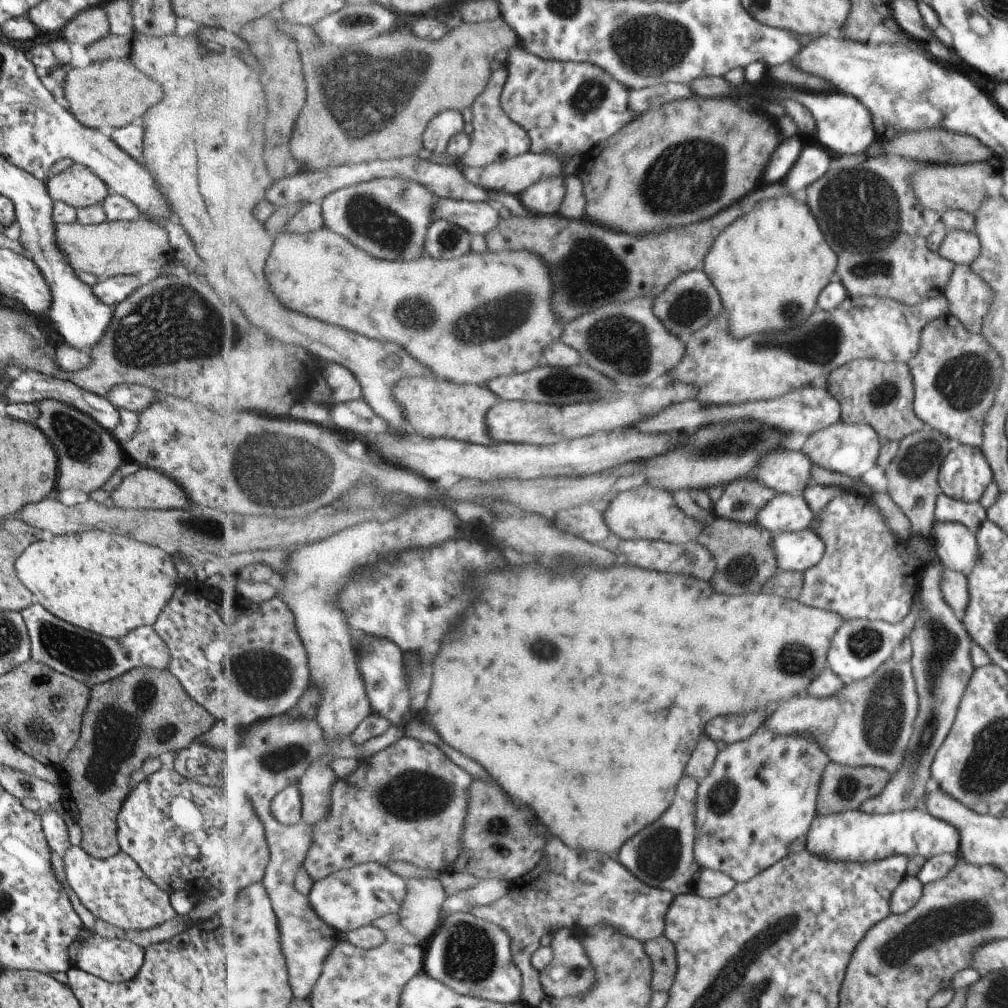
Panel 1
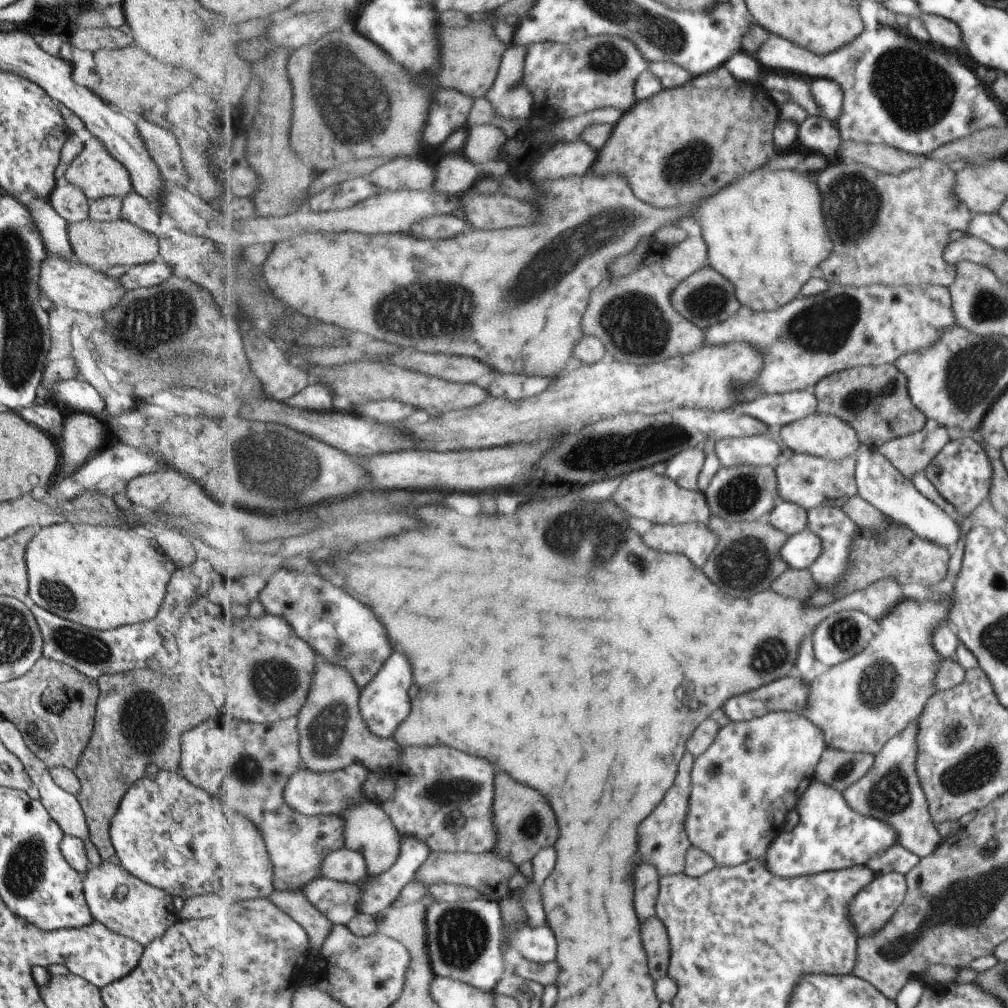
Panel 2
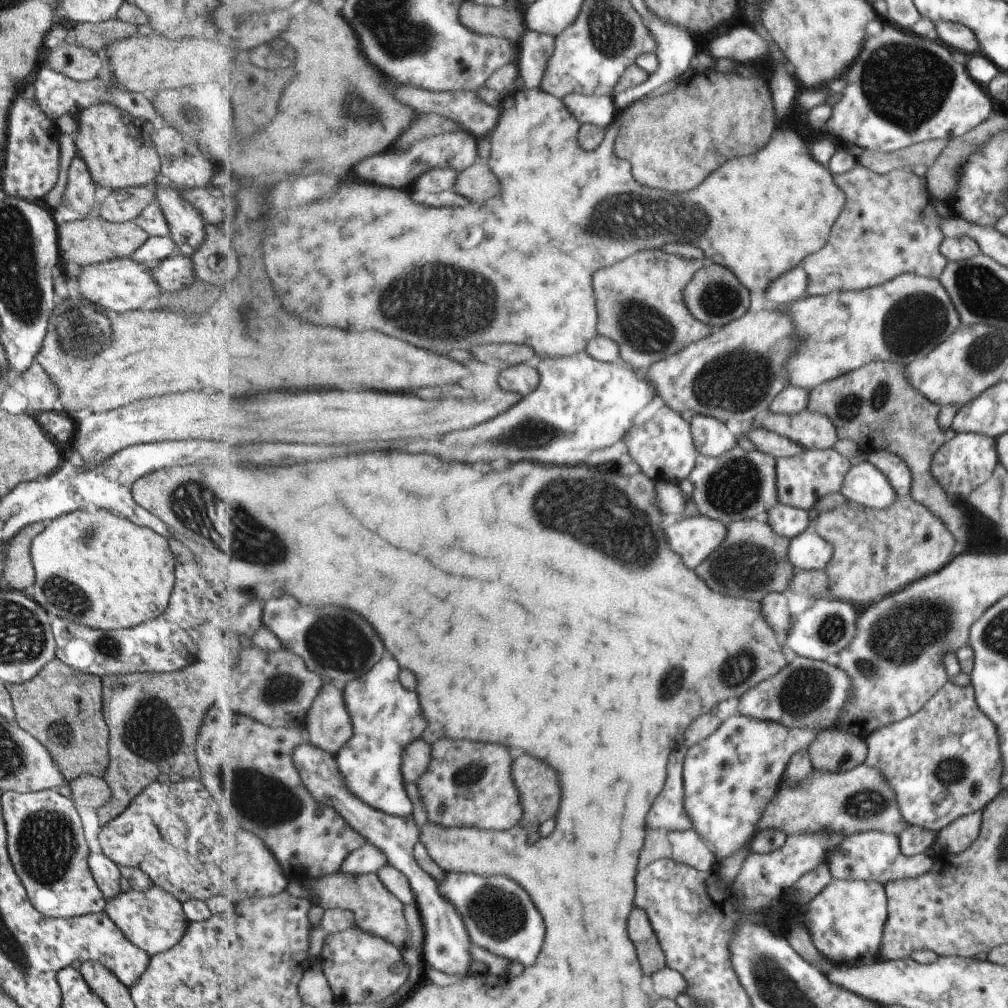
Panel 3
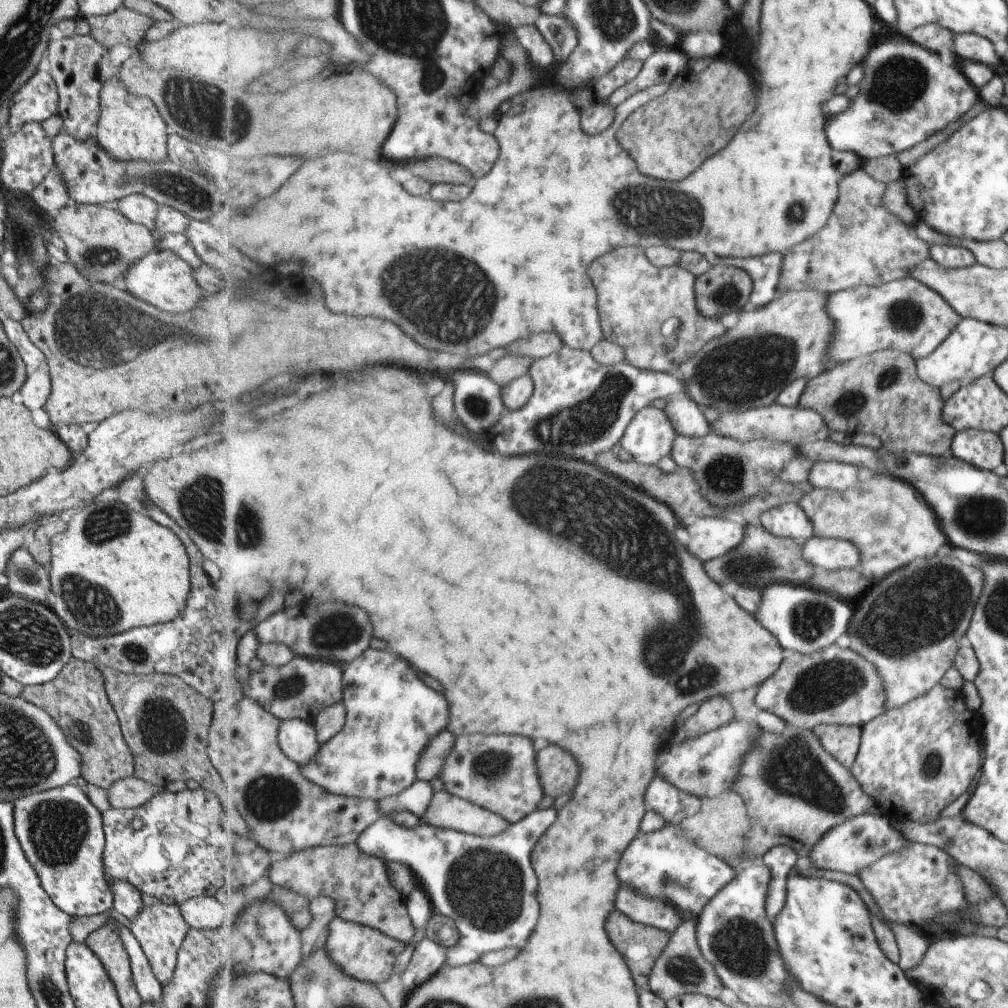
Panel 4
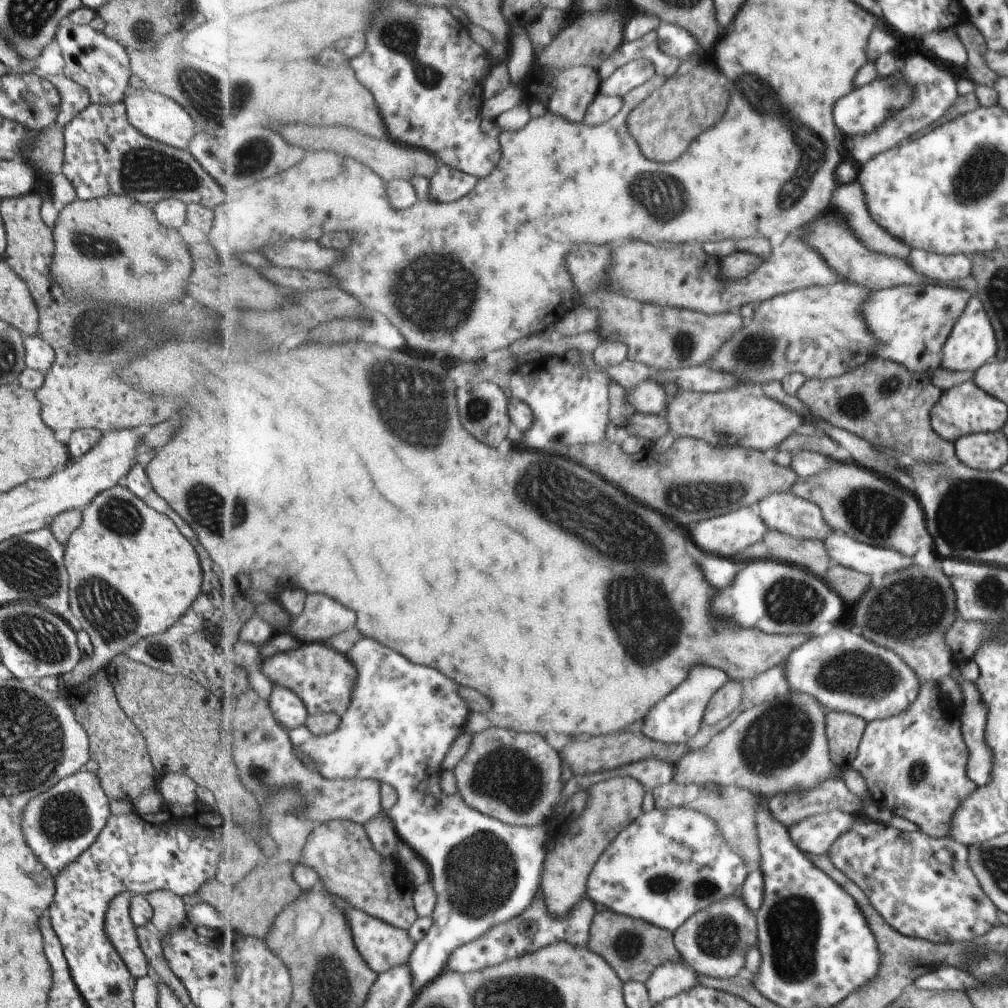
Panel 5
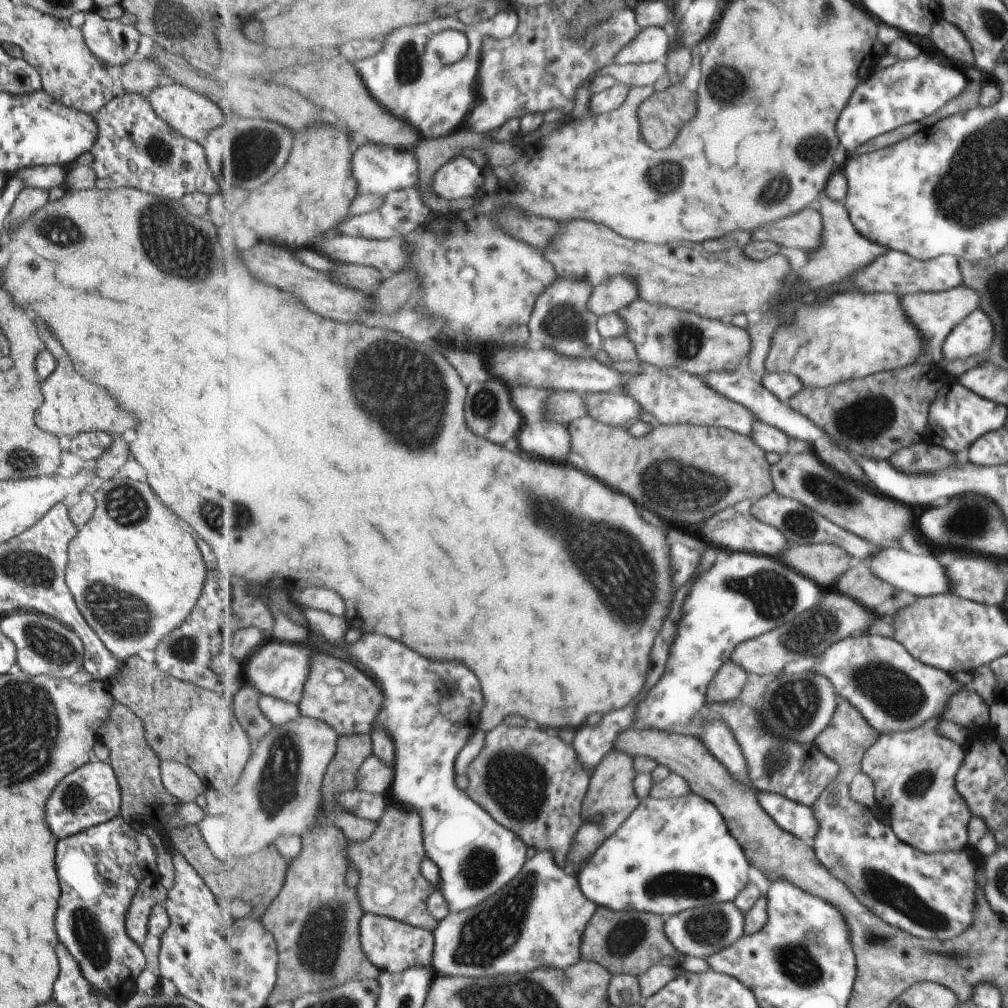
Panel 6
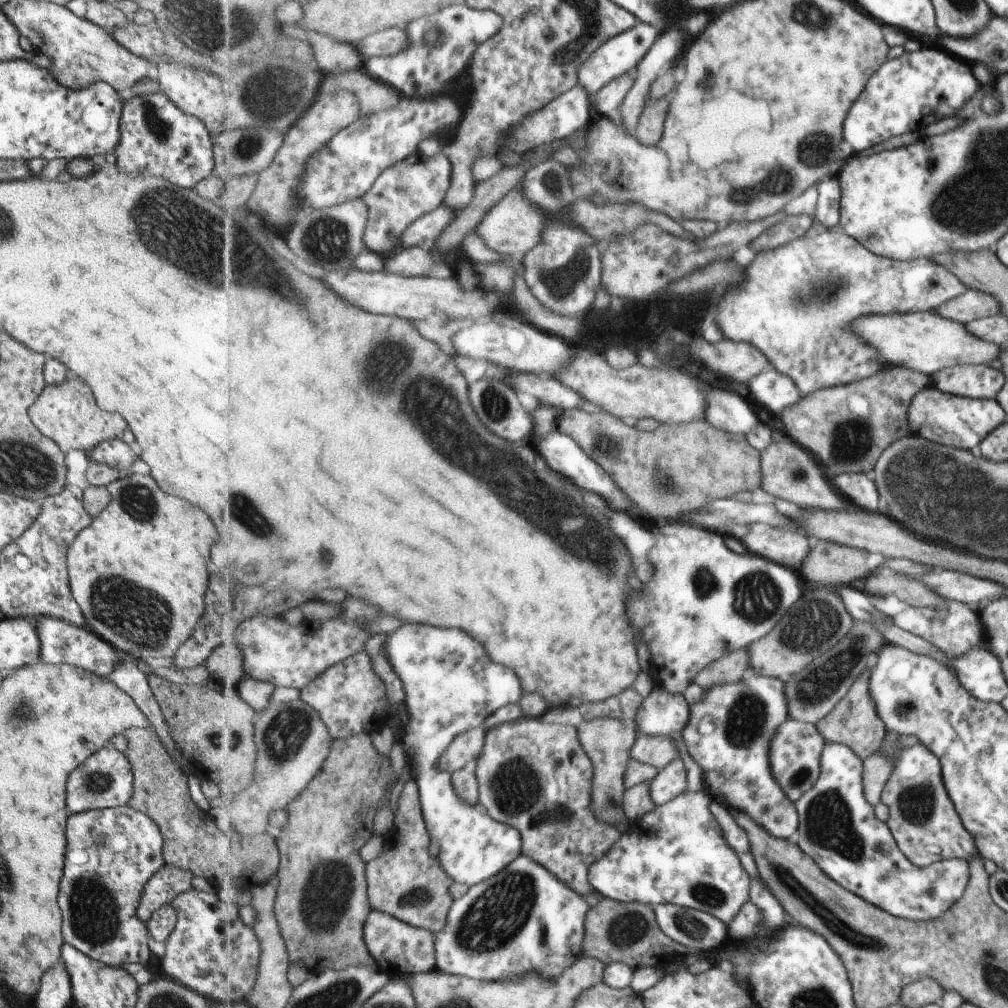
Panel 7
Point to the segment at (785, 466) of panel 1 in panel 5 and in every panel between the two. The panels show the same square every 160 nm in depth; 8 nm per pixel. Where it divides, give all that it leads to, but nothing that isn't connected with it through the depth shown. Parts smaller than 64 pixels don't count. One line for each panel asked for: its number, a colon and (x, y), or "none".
2: (761, 450)
3: (712, 436)
4: (685, 414)
5: (646, 397)

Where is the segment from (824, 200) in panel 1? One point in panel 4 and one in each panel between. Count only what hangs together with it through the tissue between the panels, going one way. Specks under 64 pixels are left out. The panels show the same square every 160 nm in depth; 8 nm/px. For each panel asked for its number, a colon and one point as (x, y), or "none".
2: (889, 229)
3: (888, 227)
4: (863, 244)

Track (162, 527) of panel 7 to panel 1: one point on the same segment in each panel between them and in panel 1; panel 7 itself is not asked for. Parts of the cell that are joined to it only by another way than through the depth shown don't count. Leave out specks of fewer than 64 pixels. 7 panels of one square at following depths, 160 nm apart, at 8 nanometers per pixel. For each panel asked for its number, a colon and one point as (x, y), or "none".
1: (106, 583)
2: (99, 576)
3: (98, 570)
4: (111, 569)
5: (131, 573)
6: (135, 574)

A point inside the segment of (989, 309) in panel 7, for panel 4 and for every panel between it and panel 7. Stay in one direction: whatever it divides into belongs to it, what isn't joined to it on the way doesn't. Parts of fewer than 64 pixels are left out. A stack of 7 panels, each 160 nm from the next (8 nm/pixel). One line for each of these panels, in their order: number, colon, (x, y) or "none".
4: (904, 315)
5: (912, 323)
6: (934, 314)

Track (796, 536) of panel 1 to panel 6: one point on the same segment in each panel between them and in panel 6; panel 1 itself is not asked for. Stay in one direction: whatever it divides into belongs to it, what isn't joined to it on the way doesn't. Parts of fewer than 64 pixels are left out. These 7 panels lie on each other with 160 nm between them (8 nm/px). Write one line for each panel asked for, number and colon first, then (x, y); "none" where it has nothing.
2: (801, 550)
3: (810, 551)
4: (824, 553)
5: (876, 561)
6: (920, 574)

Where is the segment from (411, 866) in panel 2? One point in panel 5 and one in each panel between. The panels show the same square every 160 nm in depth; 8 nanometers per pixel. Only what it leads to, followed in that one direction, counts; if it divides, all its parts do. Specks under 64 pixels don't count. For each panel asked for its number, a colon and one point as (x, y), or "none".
3: (387, 717)
4: (487, 885)
5: (403, 719)

